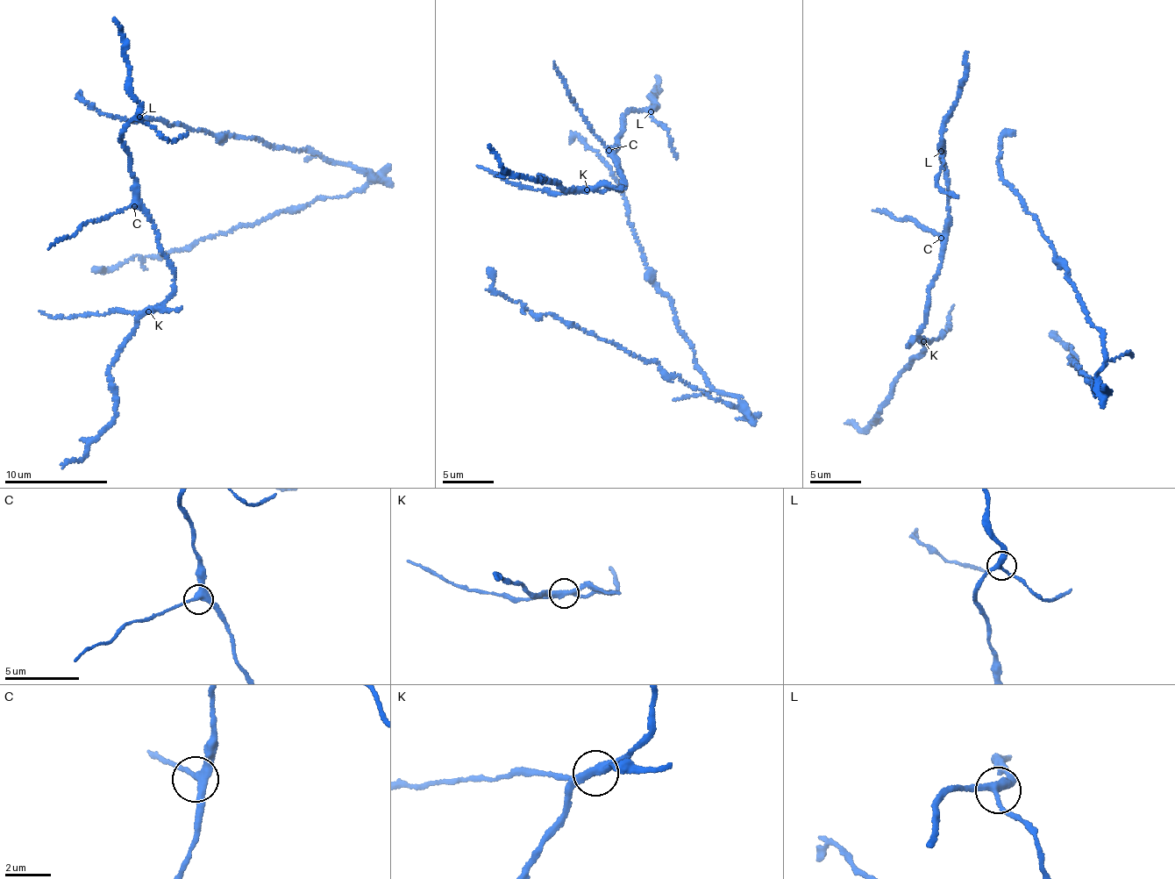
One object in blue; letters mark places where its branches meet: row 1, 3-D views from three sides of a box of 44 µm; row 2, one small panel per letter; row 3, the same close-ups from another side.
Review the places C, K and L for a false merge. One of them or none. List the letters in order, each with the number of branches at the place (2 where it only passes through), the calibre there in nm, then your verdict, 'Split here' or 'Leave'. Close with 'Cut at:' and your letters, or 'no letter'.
C: Branches: 3. Thickness 320 nm. Leave
K: Branches: 3. Thickness 320 nm. Split here
L: Branches: 3. Thickness 300 nm. Leave
Cut at: K

